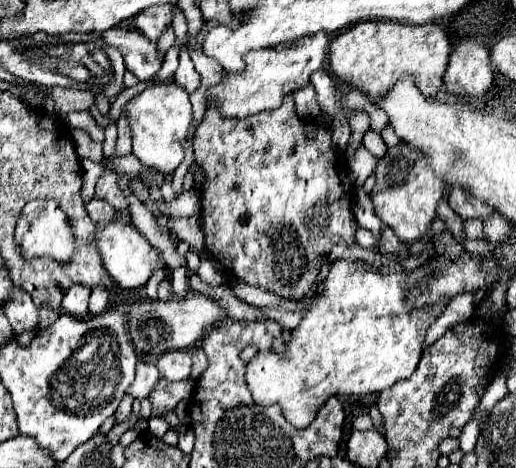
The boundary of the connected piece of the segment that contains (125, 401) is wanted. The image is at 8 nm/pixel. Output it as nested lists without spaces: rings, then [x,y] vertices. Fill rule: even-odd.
[[[126,394],[126,396],[122,398],[122,402],[120,402],[120,406],[118,406],[118,412],[116,412],[116,420],[118,420],[118,422],[122,422],[122,420],[132,412],[132,402],[134,402],[134,398],[132,398],[130,394]]]

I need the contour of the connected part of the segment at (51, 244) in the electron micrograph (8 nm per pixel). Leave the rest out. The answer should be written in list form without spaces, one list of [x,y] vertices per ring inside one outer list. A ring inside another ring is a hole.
[[[48,198],[26,202],[26,206],[22,208],[18,222],[16,222],[14,242],[20,246],[22,256],[26,260],[46,256],[46,258],[52,258],[56,262],[70,262],[70,258],[78,250],[78,240],[74,236],[74,228],[70,224],[70,220],[66,218],[66,214],[58,206],[58,202],[48,200]]]

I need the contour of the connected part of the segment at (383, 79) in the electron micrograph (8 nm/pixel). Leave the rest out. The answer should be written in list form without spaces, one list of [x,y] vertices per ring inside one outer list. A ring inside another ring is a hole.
[[[368,20],[350,26],[332,42],[330,66],[338,78],[352,82],[356,88],[368,86],[372,94],[380,94],[380,90],[394,86],[394,82],[402,74],[412,74],[422,94],[432,98],[442,86],[448,54],[450,54],[450,38],[440,24],[414,26],[386,20]]]

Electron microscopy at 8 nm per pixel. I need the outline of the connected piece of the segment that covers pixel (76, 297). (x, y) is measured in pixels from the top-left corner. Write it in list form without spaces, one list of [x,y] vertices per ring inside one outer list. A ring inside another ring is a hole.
[[[78,284],[70,286],[62,300],[64,312],[68,312],[76,318],[88,316],[88,296],[90,296],[90,290],[86,286],[78,286]]]

